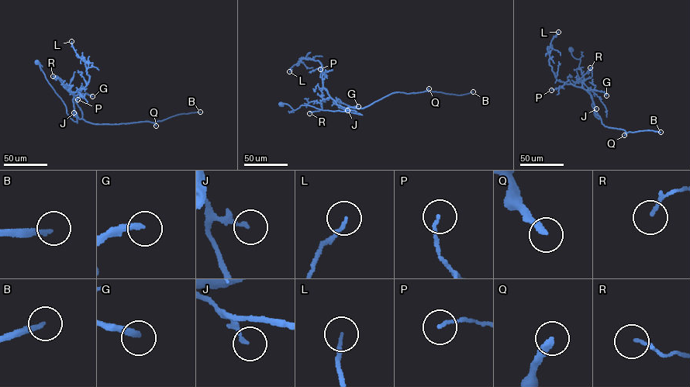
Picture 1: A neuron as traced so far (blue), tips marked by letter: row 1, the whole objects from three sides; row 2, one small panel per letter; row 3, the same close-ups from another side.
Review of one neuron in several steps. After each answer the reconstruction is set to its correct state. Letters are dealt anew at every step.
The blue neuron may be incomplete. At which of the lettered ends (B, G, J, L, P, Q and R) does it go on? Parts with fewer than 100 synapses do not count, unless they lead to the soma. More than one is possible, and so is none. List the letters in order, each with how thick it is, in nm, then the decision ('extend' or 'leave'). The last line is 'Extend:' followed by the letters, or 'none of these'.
B: 160 nm thick; extend
G: 260 nm thick; extend
J: 170 nm thick; leave
L: 130 nm thick; leave
P: 120 nm thick; leave
Q: 280 nm thick; extend
R: 140 nm thick; leave
Extend: B, G, Q

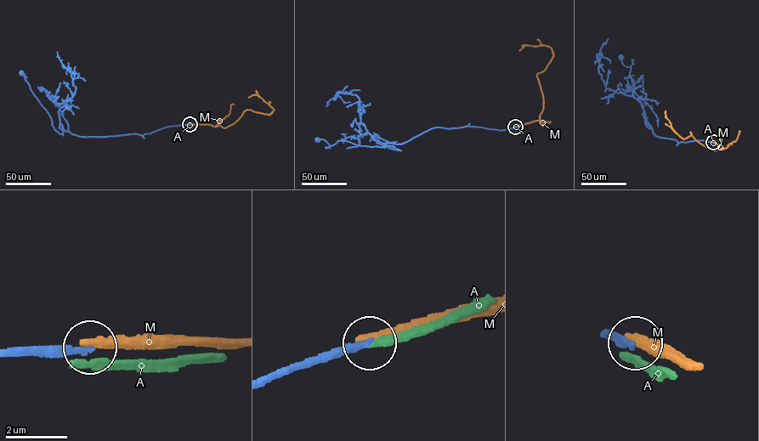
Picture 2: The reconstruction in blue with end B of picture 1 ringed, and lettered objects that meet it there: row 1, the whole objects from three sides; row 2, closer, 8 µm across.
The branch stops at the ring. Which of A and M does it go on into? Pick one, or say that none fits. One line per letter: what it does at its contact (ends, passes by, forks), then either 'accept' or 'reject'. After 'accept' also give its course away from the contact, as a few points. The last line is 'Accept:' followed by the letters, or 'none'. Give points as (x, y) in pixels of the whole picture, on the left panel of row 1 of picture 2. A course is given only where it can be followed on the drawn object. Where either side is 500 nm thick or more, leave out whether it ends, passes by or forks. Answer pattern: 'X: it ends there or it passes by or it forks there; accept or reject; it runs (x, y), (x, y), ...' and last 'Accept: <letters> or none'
A: it ends there; reject
M: it ends there; reject
Accept: none

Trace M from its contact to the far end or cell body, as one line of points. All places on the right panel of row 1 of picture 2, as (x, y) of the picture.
M: (713, 142), (722, 149), (712, 149), (695, 140), (690, 132), (689, 136), (682, 138), (665, 116)

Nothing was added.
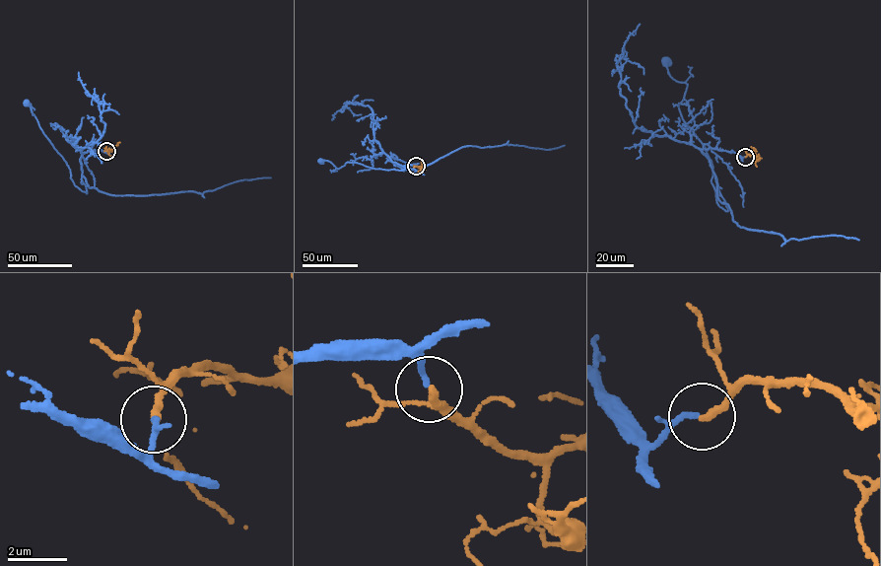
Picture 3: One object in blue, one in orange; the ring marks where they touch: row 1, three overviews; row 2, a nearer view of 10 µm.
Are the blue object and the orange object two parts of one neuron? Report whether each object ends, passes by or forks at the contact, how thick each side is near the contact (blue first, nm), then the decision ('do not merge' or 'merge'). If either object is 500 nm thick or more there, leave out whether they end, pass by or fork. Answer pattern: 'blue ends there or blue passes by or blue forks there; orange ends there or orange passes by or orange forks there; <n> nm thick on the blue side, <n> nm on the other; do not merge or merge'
blue passes by; orange ends there; 140 nm thick on the blue side, 280 nm on the other; do not merge

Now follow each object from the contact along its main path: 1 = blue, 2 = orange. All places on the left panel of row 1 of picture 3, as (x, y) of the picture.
1: (106, 151), (88, 151), (82, 154), (81, 179), (87, 192), (81, 191), (74, 184), (67, 163), (26, 103)
2: (106, 151), (120, 142)

